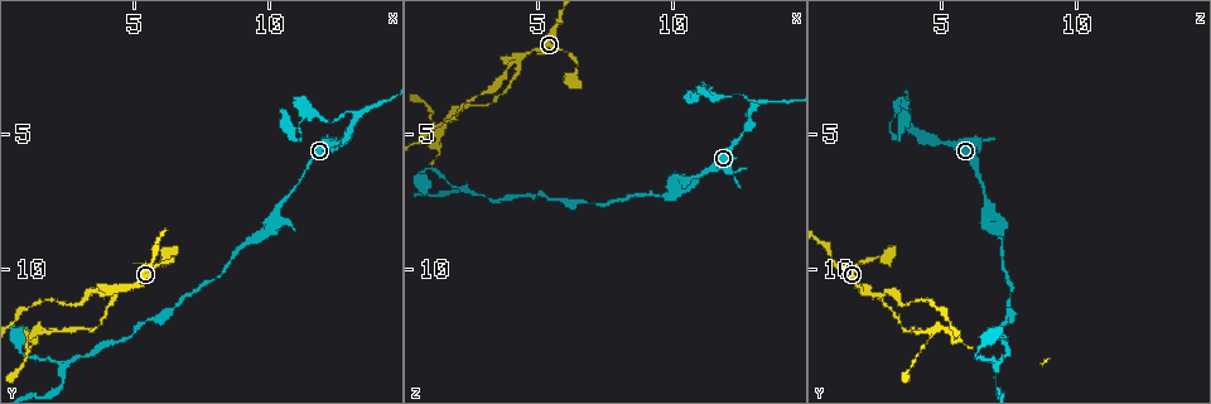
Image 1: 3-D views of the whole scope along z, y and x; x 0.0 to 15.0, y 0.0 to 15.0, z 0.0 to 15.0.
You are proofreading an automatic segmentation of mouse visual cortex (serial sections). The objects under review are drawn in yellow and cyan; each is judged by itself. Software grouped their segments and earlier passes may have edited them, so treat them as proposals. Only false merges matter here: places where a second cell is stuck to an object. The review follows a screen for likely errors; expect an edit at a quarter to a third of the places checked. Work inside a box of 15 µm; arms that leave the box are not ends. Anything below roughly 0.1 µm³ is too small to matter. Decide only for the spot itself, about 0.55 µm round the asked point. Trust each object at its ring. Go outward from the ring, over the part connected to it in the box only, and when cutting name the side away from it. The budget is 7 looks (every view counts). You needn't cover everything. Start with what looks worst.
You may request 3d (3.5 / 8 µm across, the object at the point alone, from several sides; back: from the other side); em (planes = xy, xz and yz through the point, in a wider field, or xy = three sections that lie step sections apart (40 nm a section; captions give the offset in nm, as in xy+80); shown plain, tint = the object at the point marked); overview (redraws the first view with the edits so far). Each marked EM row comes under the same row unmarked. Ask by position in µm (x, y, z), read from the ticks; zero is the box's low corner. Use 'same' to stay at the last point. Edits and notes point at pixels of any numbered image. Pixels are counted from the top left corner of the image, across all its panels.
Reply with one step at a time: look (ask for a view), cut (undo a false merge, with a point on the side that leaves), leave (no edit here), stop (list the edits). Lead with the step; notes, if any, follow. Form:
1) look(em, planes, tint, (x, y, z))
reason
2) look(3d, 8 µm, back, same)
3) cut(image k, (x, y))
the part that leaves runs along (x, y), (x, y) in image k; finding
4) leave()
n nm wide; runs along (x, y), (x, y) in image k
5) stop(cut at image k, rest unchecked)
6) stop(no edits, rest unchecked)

look(3d, 3.5 µm, (4.5, 10.7, 2.1))
three arms meet

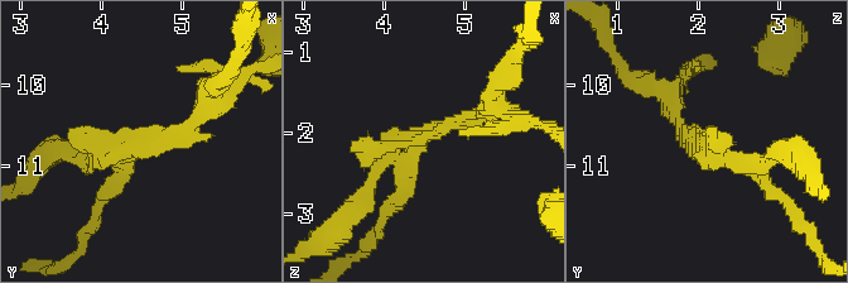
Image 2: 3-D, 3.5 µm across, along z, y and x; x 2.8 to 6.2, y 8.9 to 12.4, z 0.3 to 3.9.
look(em, planes, tint, (4.40, 10.80, 2.10))
now the EM

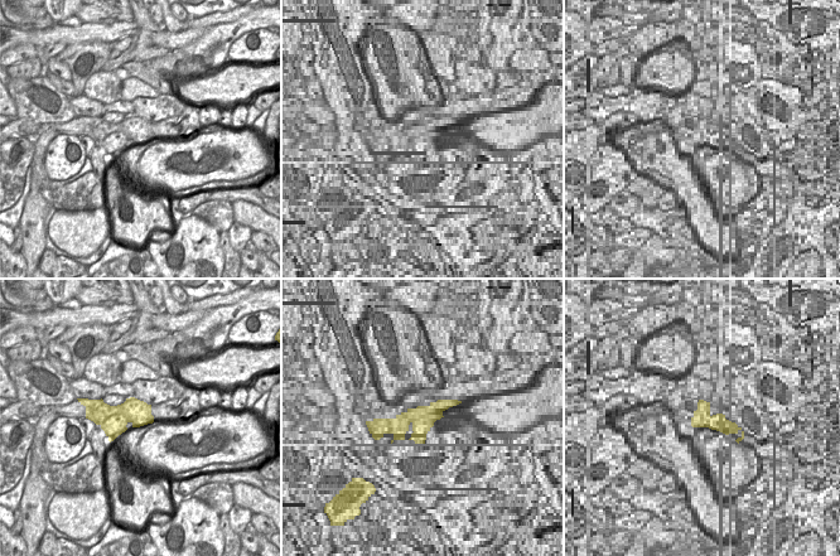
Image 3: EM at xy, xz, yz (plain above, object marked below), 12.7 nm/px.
cut(image 2, (117, 190))
a second cell is stuck on

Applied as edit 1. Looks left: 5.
look(3d, 8 µm, (11.5, 4.3, 3.5))
sharp bend

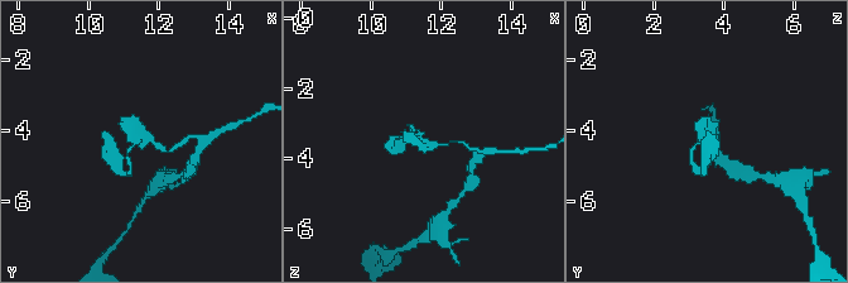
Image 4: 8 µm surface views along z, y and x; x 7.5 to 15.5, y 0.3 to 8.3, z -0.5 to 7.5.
look(3d, 3.5 µm, (11.4, 4.2, 3.6))

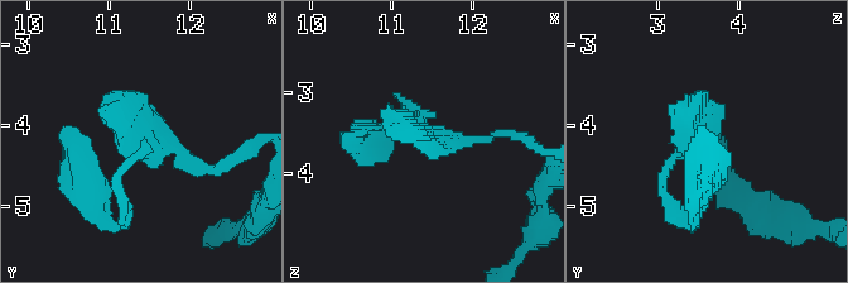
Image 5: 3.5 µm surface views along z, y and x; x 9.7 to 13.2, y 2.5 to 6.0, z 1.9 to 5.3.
look(em, planes, tint, (11.50, 4.30, 3.55))

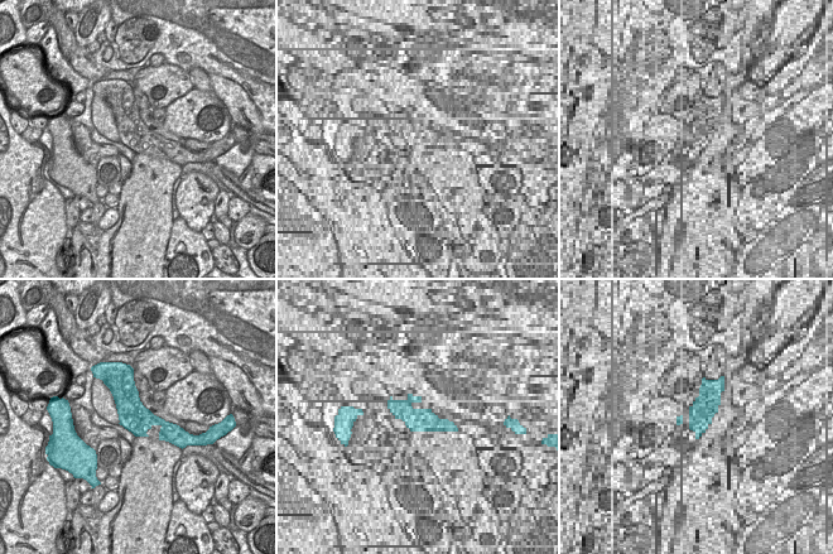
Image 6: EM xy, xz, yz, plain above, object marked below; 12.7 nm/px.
cut(image 5, (101, 185))
380 nm wide; the part that leaves runs along (129, 164), (117, 176), (125, 226), (91, 200) in image 5; two cells meet here

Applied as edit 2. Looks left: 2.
stop(cut at image 2, cut at image 5, rest unchecked)

